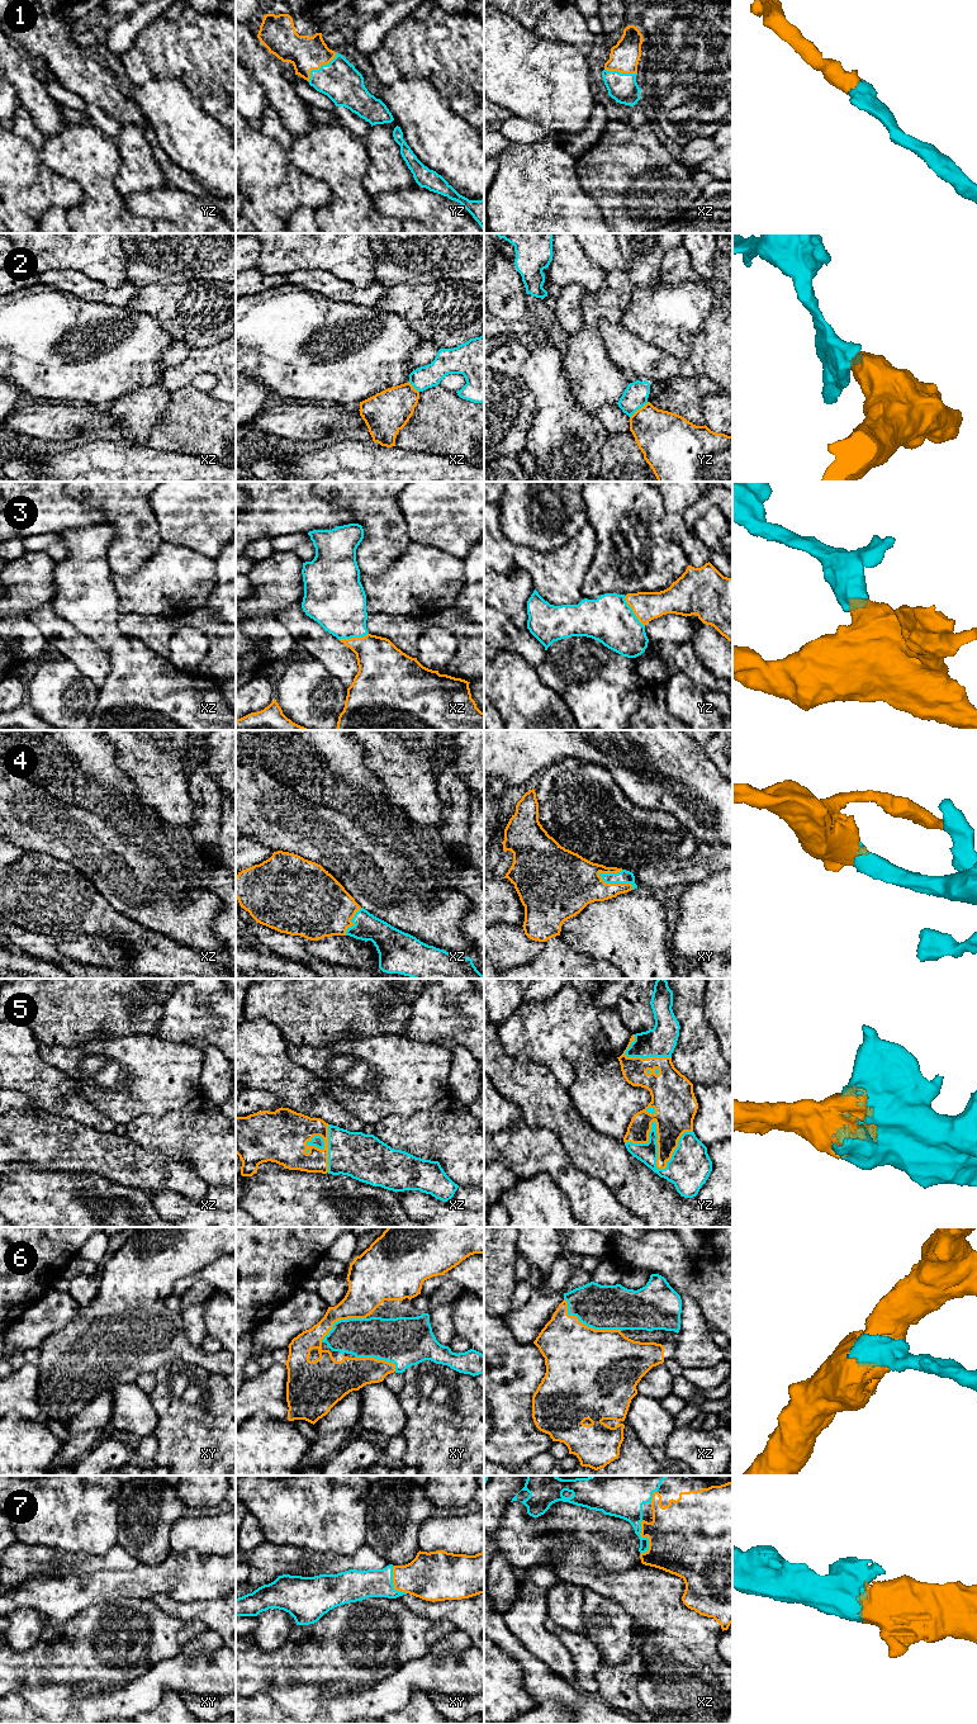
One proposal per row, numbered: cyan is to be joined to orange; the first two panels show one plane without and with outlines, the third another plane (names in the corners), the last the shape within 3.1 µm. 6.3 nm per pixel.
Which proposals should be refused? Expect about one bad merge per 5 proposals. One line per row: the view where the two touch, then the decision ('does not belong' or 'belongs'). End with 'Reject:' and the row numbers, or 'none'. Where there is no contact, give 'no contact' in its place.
1: yz | belongs
2: yz | does not belong
3: yz | belongs
4: xy | belongs
5: yz | belongs
6: xz | belongs
7: xz | belongs
Reject: 2

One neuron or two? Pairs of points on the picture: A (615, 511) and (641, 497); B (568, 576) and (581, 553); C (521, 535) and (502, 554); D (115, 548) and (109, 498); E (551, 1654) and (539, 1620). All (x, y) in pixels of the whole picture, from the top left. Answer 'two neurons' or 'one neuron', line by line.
A: one neuron
B: one neuron
C: two neurons
D: one neuron
E: one neuron

